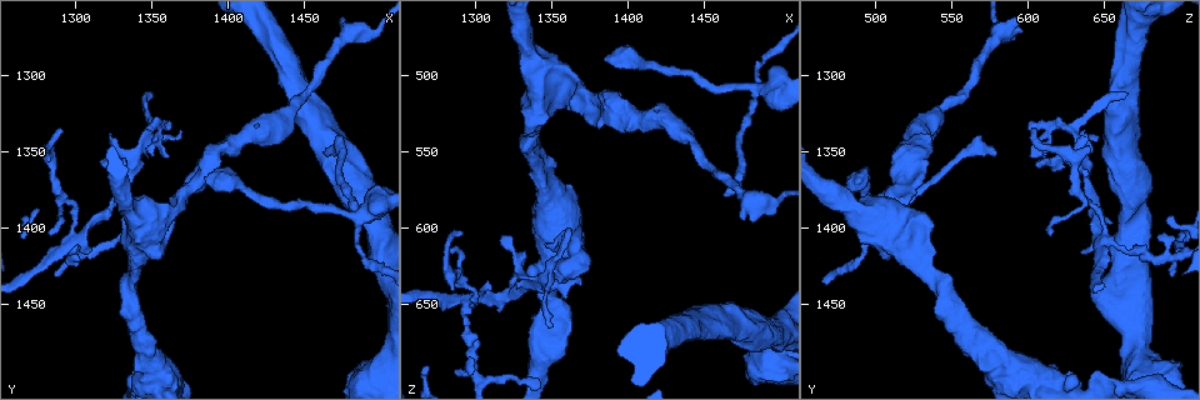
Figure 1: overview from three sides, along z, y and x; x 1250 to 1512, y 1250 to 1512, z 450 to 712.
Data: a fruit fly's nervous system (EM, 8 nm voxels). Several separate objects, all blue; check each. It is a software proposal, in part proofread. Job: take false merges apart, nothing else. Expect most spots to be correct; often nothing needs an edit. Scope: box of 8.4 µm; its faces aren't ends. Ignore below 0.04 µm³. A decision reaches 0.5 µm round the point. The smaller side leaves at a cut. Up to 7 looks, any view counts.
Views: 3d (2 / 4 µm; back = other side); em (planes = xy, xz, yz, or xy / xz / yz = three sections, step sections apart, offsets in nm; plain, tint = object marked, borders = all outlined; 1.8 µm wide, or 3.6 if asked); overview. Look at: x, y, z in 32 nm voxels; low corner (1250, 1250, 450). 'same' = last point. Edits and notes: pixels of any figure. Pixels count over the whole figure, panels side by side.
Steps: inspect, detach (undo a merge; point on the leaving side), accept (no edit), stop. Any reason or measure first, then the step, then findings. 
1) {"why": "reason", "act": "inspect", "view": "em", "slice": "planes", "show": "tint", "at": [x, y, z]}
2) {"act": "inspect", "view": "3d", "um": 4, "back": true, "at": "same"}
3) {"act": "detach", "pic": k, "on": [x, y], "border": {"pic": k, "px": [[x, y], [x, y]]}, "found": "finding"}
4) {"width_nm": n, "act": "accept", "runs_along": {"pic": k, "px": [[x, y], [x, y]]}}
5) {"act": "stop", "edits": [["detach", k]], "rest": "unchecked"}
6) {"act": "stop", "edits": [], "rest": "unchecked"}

{"why": "three arms meet", "act": "inspect", "view": "em", "um": 3.6, "slice": "xz", "step": 4, "show": "borders", "at": [1342, 1412, 518]}

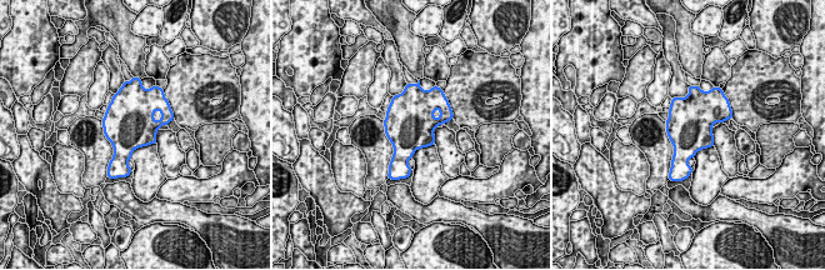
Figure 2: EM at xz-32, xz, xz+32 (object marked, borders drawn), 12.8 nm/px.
{"act": "accept", "found": "continuous, no second neuron"}

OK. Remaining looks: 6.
{"why": "thick turns thin", "act": "inspect", "view": "em", "slice": "yz", "step": 16, "show": "plain", "at": [1352, 1490, 578]}

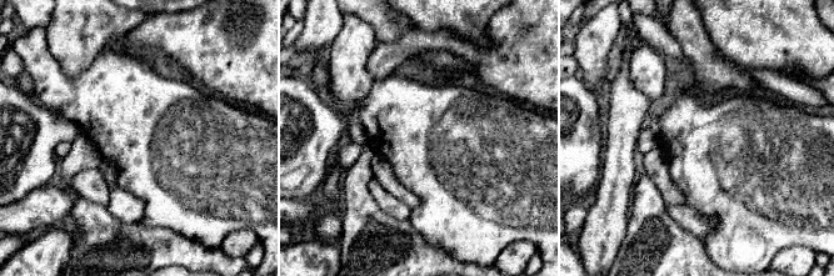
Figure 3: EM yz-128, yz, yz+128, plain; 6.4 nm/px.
{"act": "inspect", "view": "em", "slice": "yz", "step": 16, "show": "tint", "at": "same"}

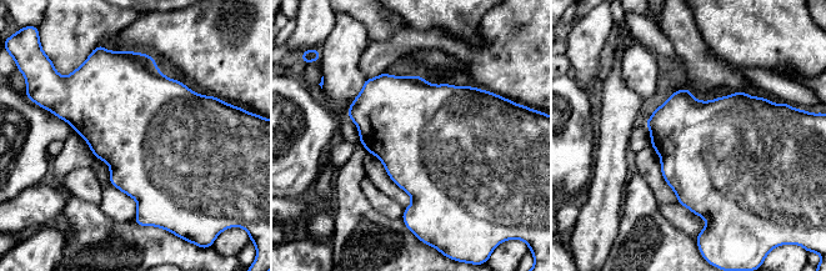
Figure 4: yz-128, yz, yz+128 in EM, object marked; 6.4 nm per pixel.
{"act": "accept", "found": "all the same neuron"}

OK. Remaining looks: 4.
{"why": "sharp bend", "act": "inspect", "view": "em", "slice": "yz", "step": 16, "show": "tint", "at": [1298, 1404, 648]}

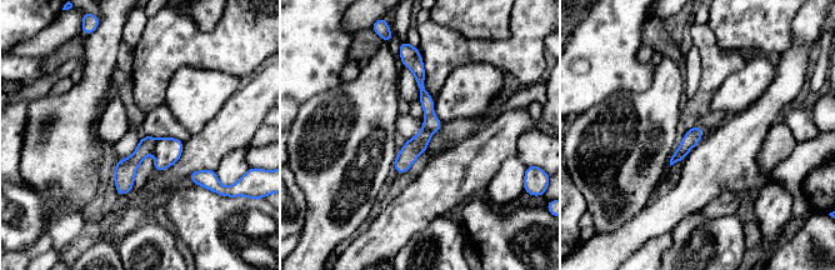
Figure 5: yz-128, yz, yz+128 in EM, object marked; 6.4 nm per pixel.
{"act": "inspect", "view": "em", "slice": "planes", "show": "borders", "at": "same"}

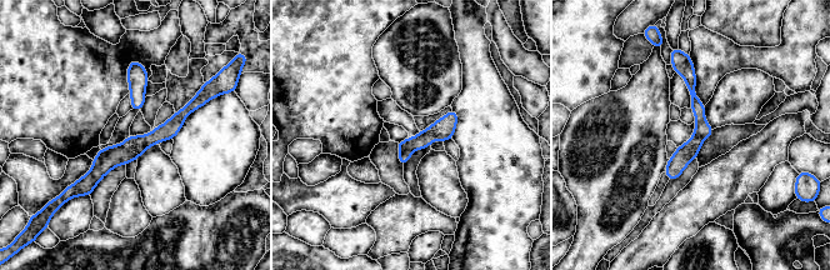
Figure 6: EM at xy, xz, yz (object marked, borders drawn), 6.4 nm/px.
{"act": "detach", "pic": 6, "on": [440, 130], "part_leaving": {"pic": 6, "px": [[195, 100], [75, 188]]}, "found": "a second neuron is stuck on"}

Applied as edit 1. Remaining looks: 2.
{"act": "stop", "edits": [["detach", 6]], "rest": "unchecked"}

